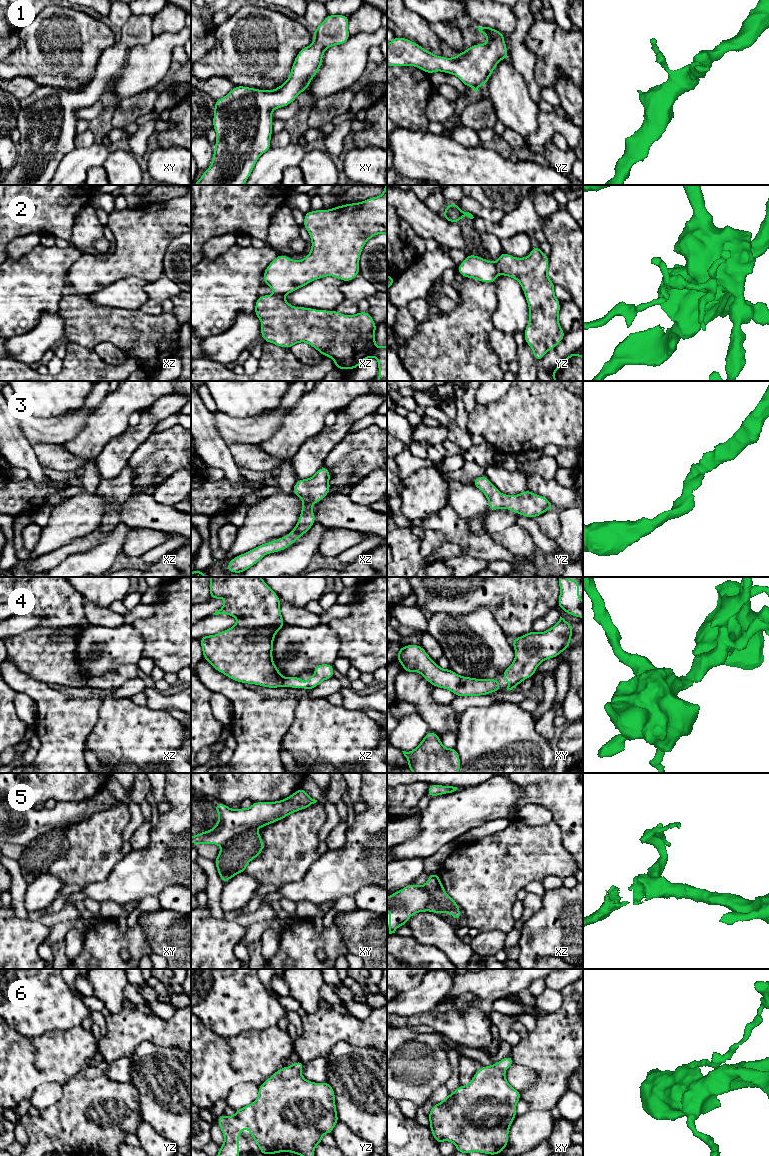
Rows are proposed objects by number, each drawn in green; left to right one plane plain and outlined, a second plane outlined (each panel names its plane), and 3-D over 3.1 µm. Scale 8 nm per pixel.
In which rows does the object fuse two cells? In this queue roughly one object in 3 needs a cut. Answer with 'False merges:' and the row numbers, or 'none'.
False merges: 2, 5, 6

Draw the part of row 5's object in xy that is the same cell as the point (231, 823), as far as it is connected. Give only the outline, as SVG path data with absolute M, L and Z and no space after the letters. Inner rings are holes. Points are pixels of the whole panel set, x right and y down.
M302 787L283 800L253 802L248 809L240 807L233 810L219 802L213 806L214 810L219 813L219 820L215 827L191 836L191 843L194 845L216 844L224 846L239 834L275 823L316 802L317 800L312 799Z

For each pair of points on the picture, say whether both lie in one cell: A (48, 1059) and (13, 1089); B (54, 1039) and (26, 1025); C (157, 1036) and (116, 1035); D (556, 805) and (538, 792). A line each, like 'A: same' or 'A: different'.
A: same
B: different
C: same
D: same

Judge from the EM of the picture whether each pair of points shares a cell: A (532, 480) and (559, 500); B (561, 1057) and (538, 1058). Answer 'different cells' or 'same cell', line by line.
A: same cell
B: same cell

